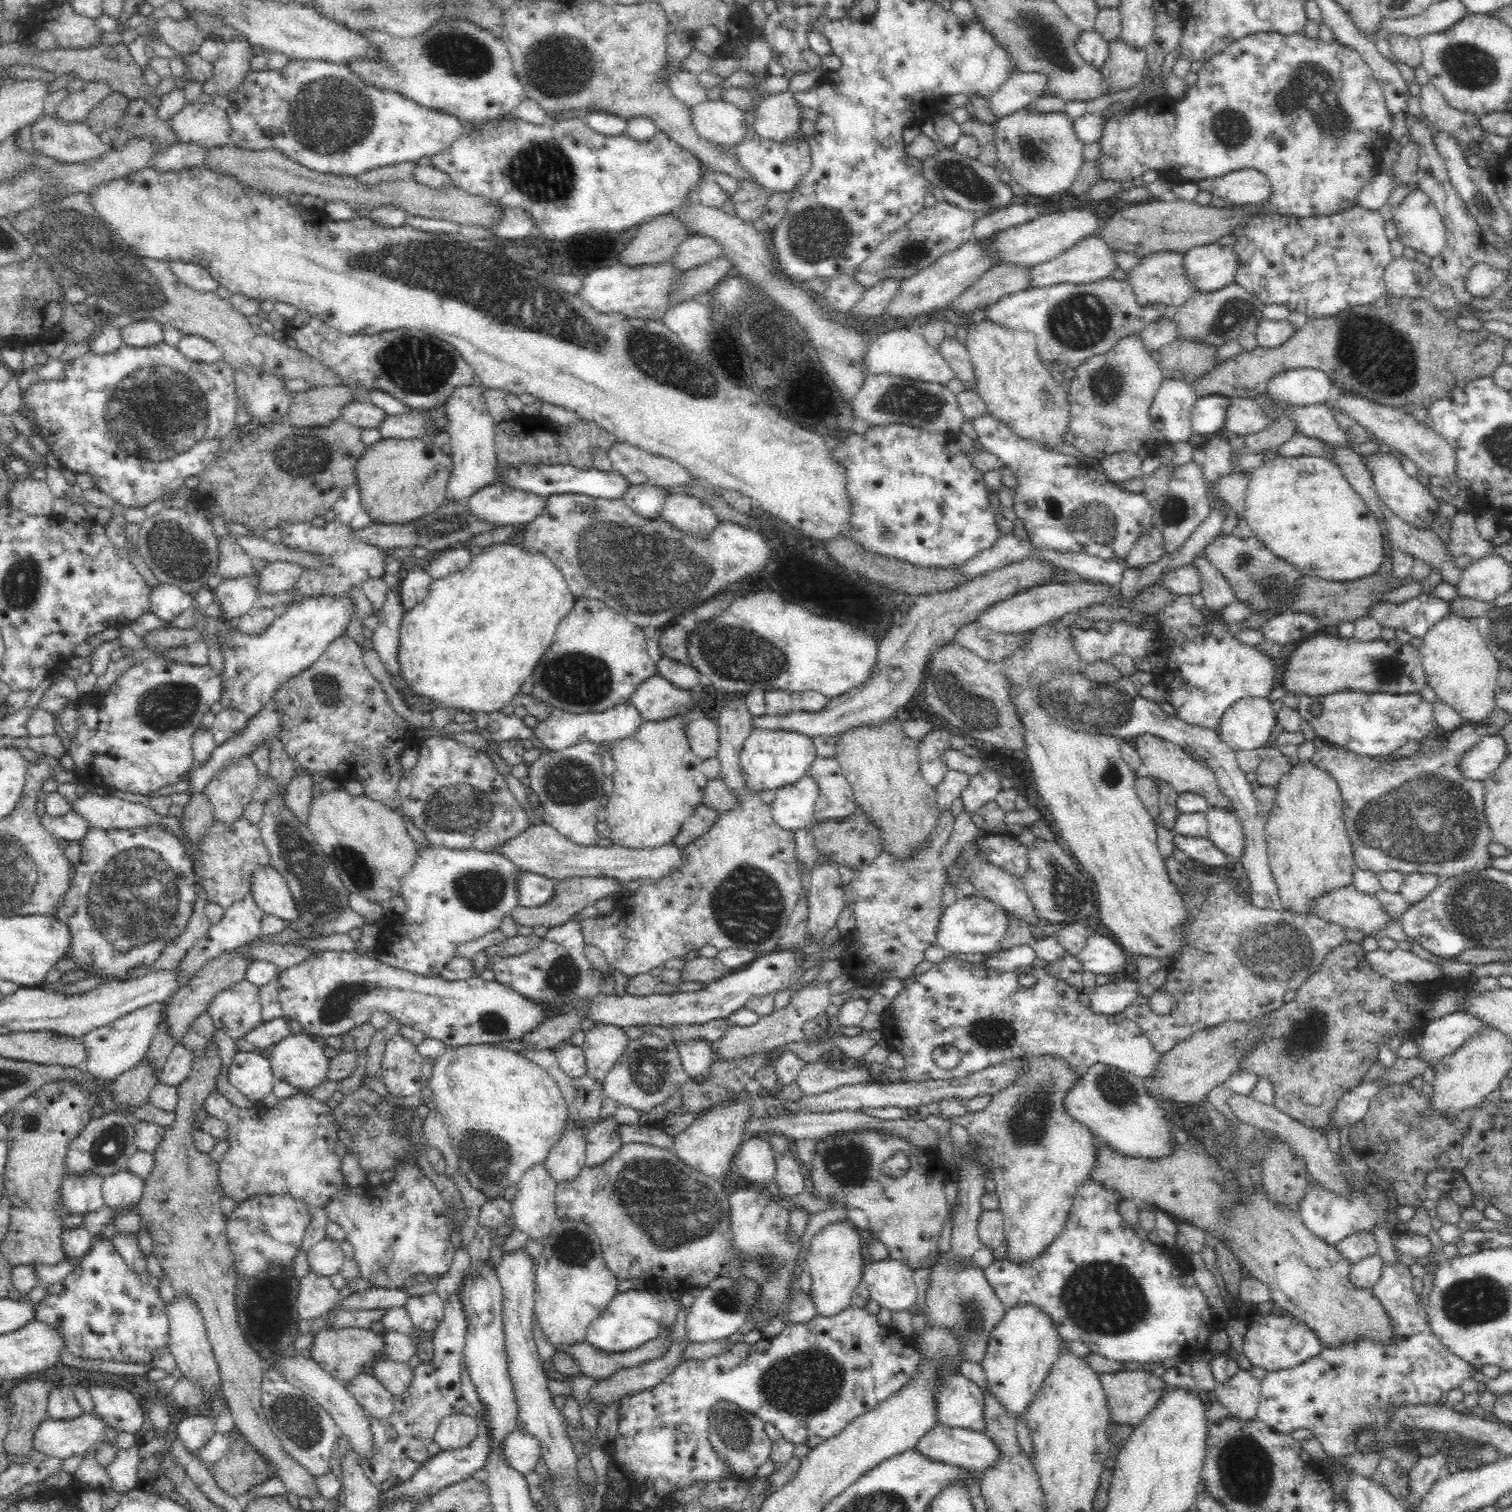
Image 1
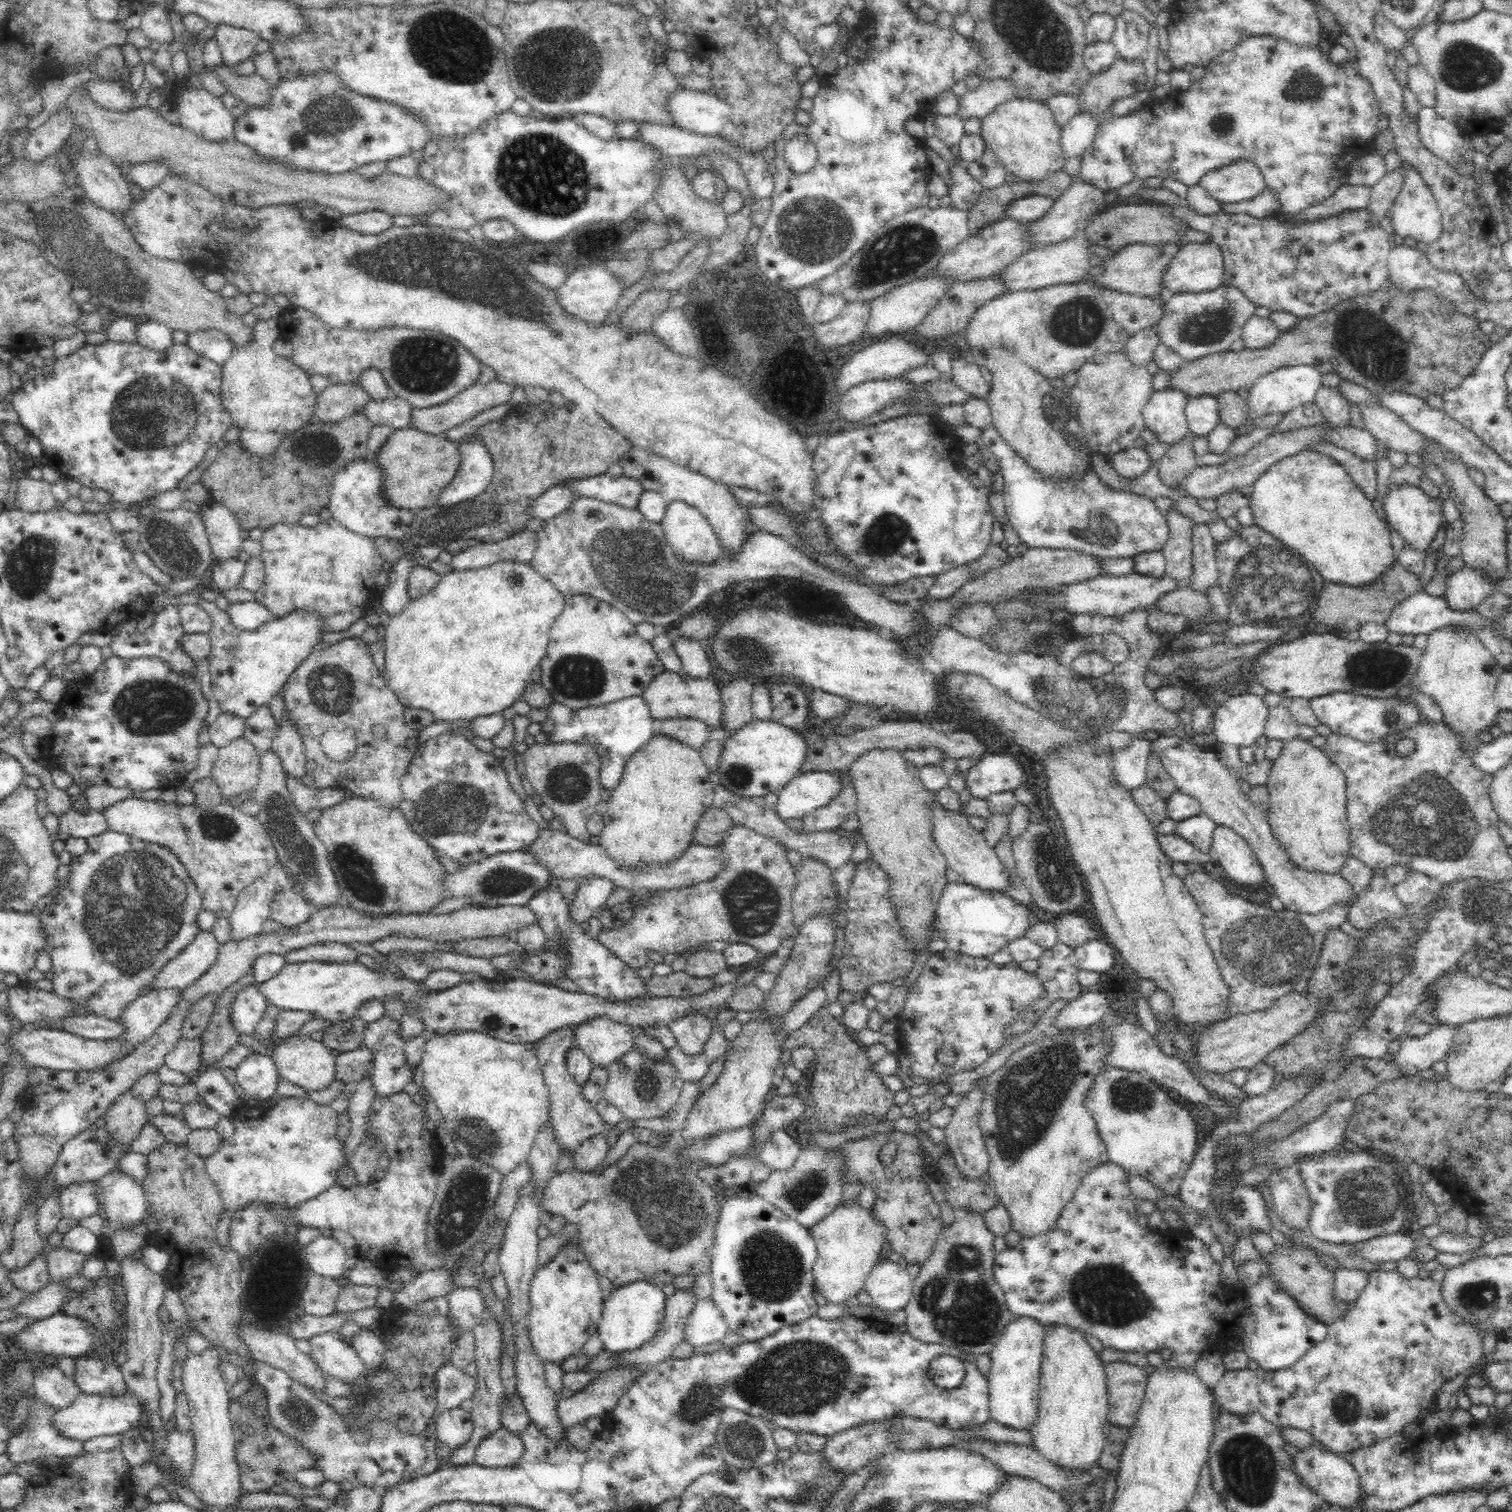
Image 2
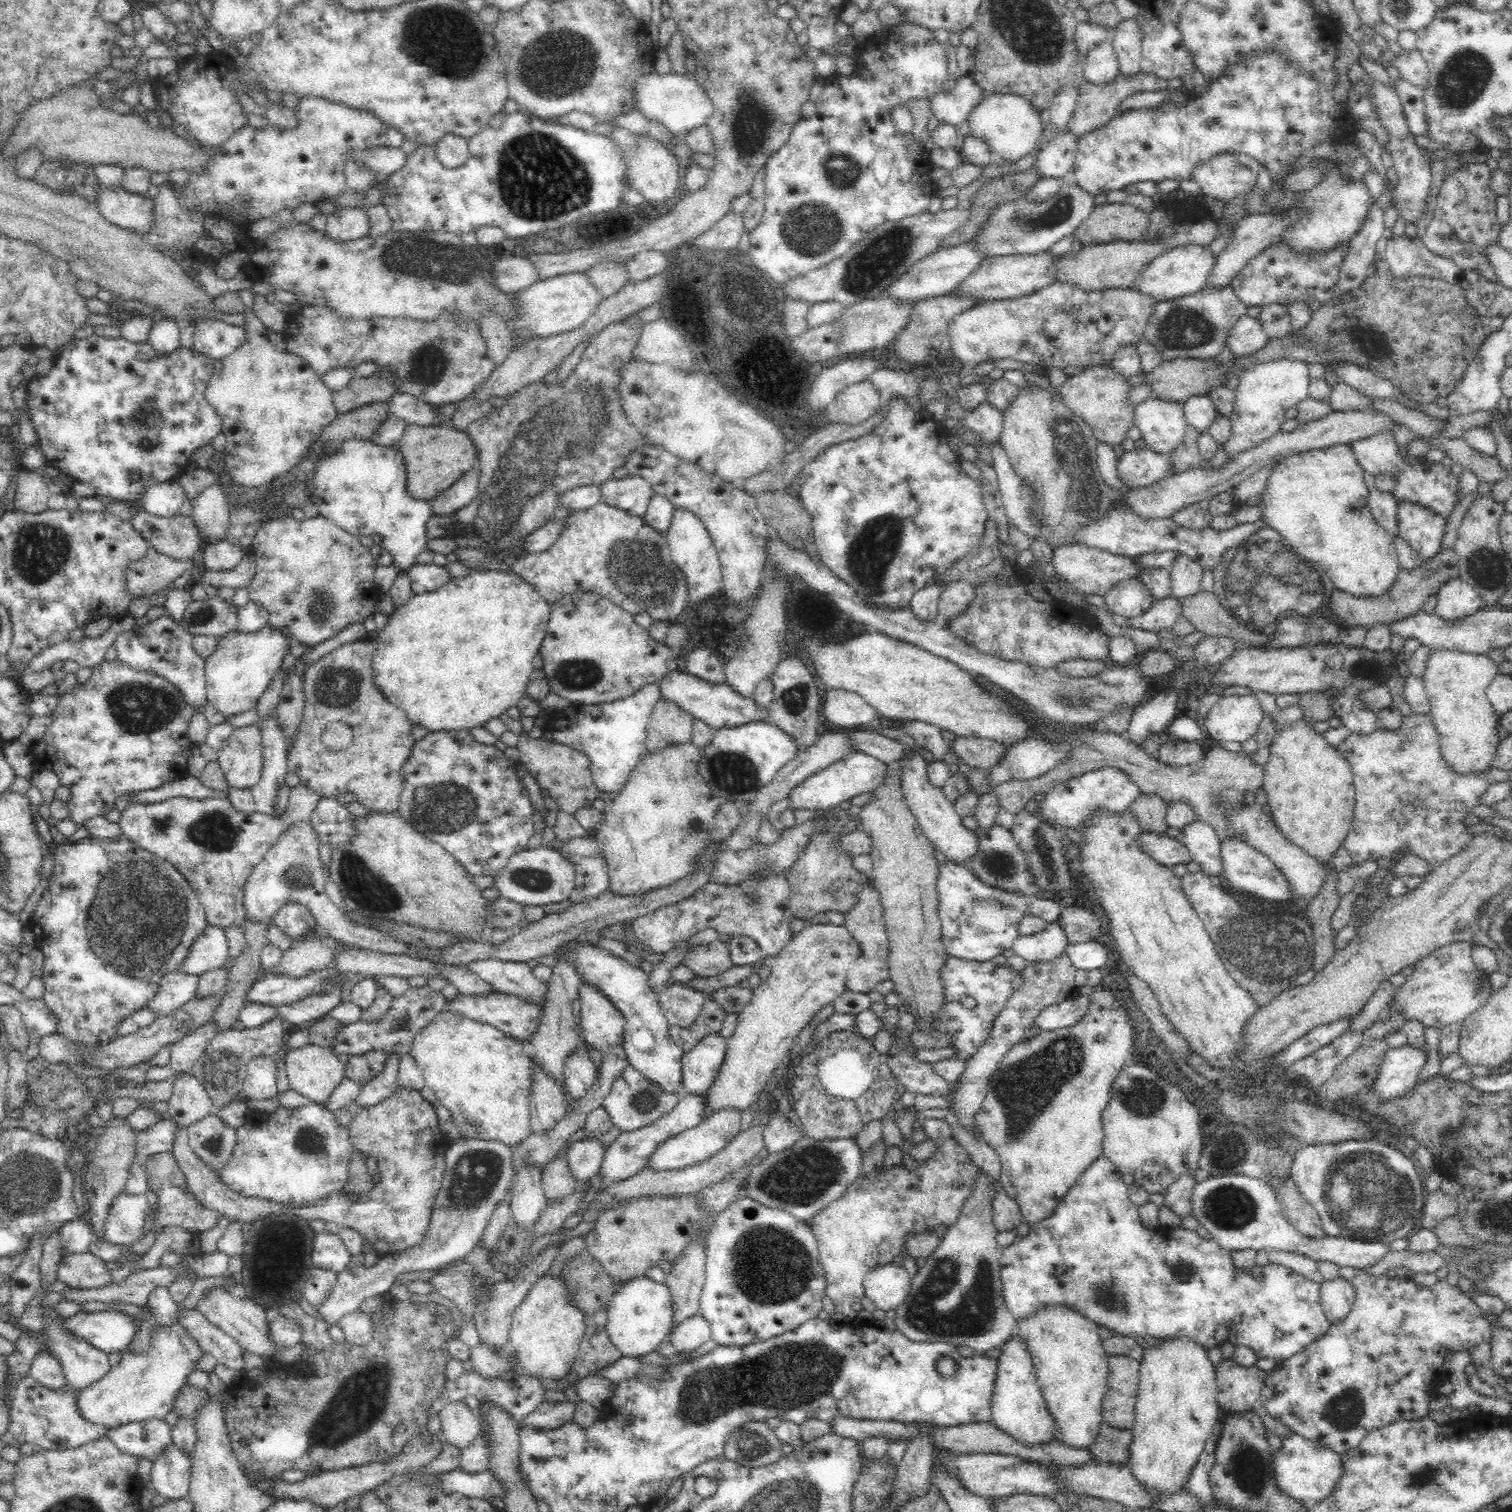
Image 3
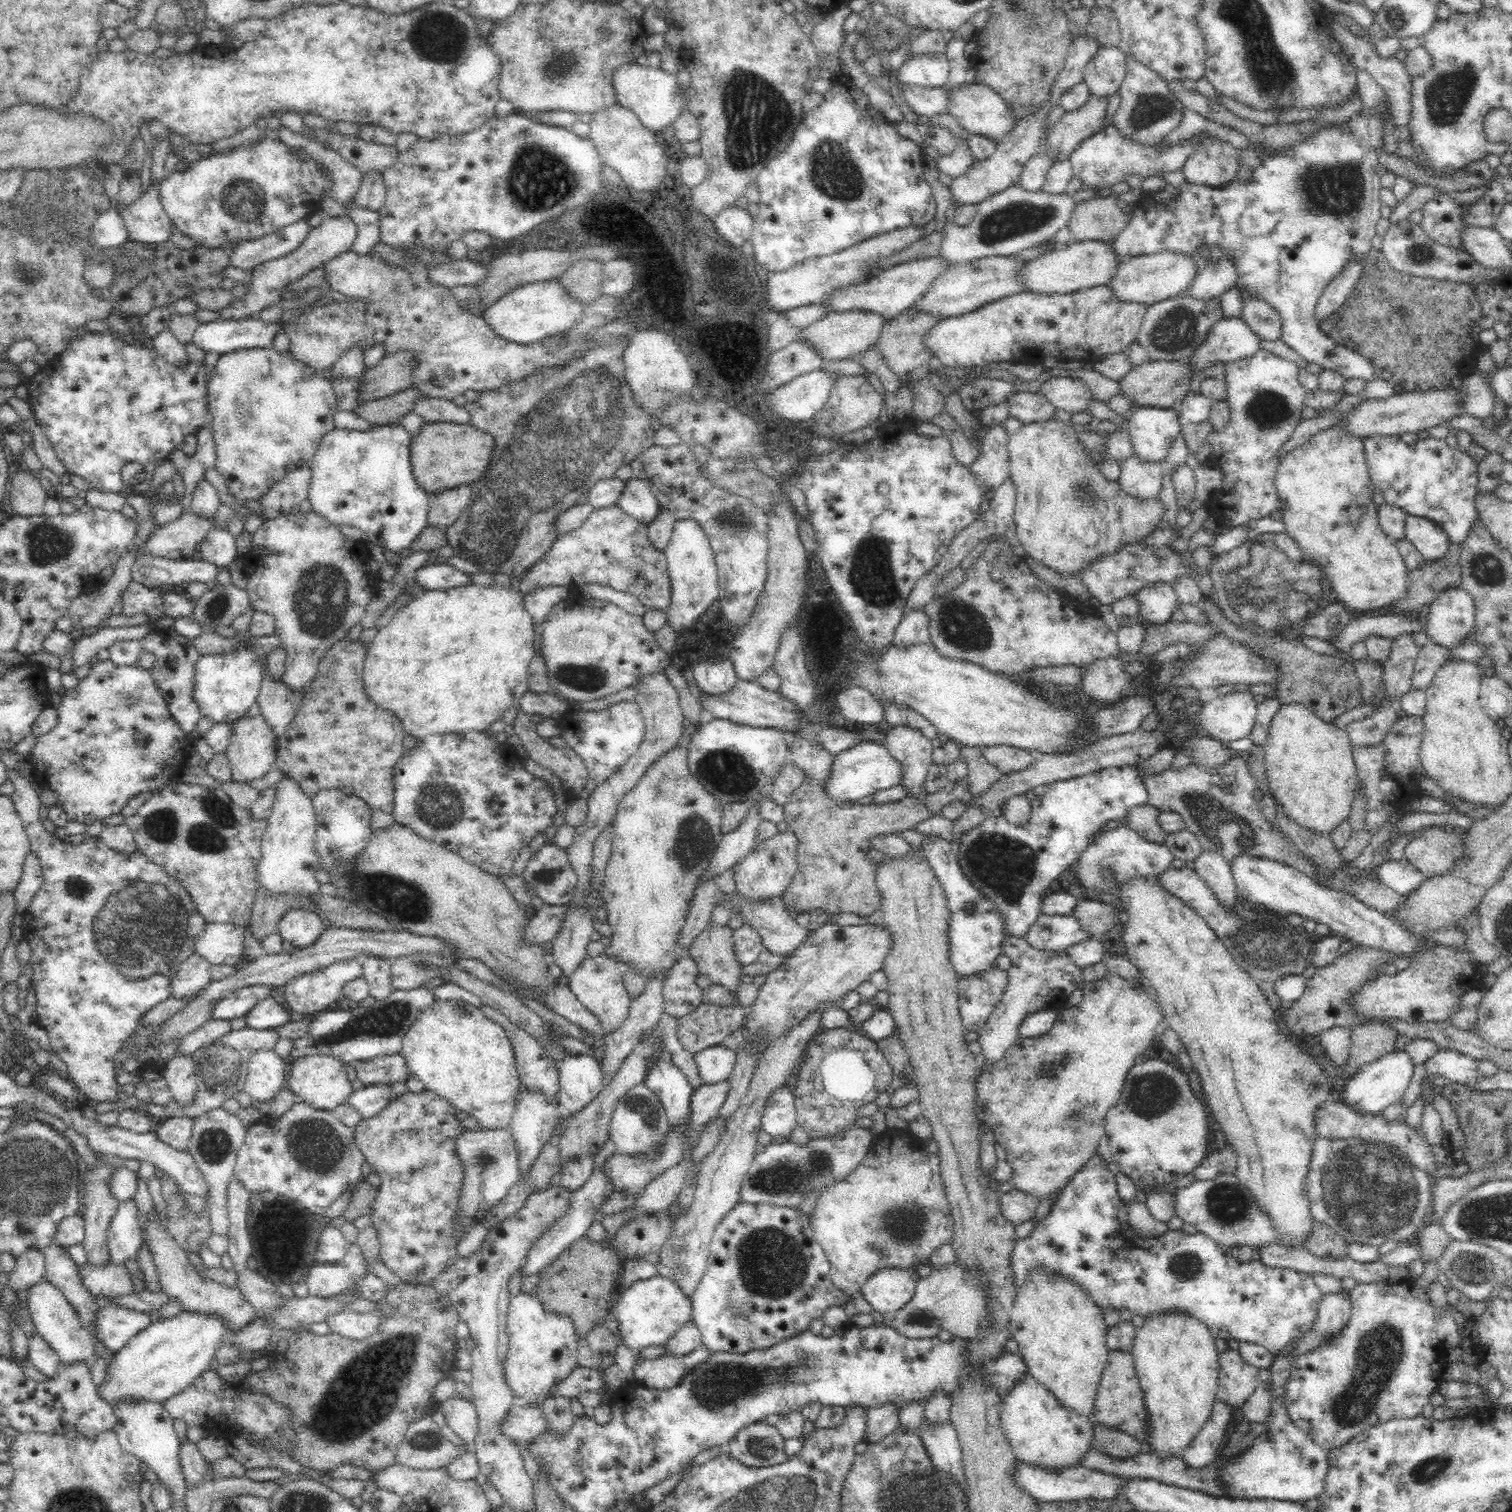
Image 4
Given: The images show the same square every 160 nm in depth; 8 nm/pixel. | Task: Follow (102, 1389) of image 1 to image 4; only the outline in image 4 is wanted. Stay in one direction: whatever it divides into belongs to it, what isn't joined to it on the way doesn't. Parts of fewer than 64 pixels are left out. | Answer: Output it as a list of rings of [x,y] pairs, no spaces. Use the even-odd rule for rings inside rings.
[[[42,1279],[29,1288],[27,1308],[38,1335],[58,1355],[59,1363],[64,1365],[76,1363],[92,1365],[98,1358],[97,1345],[89,1330],[82,1326],[76,1310],[70,1305],[63,1292],[60,1292],[60,1289],[56,1288],[50,1281]]]

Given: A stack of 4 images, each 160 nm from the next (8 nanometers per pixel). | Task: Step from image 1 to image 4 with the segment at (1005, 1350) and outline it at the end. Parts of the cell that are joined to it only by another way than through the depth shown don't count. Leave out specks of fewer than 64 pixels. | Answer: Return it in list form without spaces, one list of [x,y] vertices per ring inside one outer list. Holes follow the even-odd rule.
[[[1029,1372],[1020,1376],[1020,1380],[1012,1384],[1012,1388],[1002,1397],[1000,1422],[1017,1460],[1048,1470],[1080,1465],[1080,1458],[1091,1447],[1094,1438],[1094,1422],[1088,1421],[1084,1415],[1074,1415],[1064,1409],[1058,1399]]]

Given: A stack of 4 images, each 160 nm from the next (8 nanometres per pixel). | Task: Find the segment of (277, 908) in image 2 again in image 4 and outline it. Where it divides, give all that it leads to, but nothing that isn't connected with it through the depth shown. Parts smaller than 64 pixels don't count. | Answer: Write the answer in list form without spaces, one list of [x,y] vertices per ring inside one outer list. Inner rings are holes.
[[[292,908],[281,916],[277,932],[284,941],[302,947],[312,944],[325,928],[318,913],[309,908]]]

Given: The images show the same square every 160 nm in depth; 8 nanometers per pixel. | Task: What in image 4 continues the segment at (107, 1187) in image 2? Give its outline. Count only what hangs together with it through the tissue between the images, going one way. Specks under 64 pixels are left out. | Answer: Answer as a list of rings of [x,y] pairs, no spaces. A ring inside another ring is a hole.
[[[134,1198],[122,1200],[107,1230],[107,1245],[111,1262],[123,1264],[126,1258],[135,1260],[142,1244],[139,1208]]]

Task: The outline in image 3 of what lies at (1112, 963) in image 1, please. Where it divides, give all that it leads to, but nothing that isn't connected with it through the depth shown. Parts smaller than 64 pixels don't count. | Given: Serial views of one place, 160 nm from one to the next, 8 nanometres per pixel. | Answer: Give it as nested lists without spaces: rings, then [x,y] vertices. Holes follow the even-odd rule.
[[[1096,940],[1076,944],[1067,943],[1065,953],[1079,973],[1100,969],[1107,961],[1106,945]]]

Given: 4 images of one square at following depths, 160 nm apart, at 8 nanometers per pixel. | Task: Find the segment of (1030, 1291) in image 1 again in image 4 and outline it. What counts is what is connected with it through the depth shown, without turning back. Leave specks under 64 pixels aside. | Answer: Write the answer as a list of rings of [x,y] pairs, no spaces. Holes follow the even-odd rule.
[[[1096,1155],[1091,1160],[1088,1160],[1082,1169],[1080,1169],[1058,1192],[1055,1200],[1050,1206],[1049,1215],[1044,1219],[1036,1222],[1033,1231],[1022,1239],[1017,1239],[1012,1254],[1008,1258],[1008,1266],[1012,1269],[1012,1283],[1019,1291],[1020,1287],[1025,1283],[1032,1271],[1044,1271],[1044,1275],[1060,1275],[1062,1279],[1068,1279],[1072,1283],[1078,1283],[1080,1289],[1084,1289],[1087,1297],[1093,1301],[1098,1309],[1102,1310],[1116,1310],[1121,1308],[1130,1310],[1133,1314],[1143,1318],[1143,1320],[1159,1317],[1168,1313],[1176,1313],[1182,1317],[1192,1317],[1204,1323],[1204,1326],[1209,1328],[1212,1339],[1237,1340],[1239,1342],[1254,1343],[1266,1348],[1273,1355],[1278,1354],[1290,1346],[1294,1346],[1296,1342],[1303,1339],[1308,1333],[1313,1331],[1317,1319],[1317,1310],[1324,1292],[1320,1290],[1319,1285],[1314,1282],[1310,1274],[1305,1272],[1298,1272],[1290,1270],[1289,1268],[1274,1268],[1262,1261],[1239,1261],[1231,1251],[1230,1247],[1218,1244],[1215,1240],[1208,1238],[1205,1234],[1198,1231],[1194,1235],[1190,1235],[1182,1229],[1168,1229],[1168,1232],[1157,1237],[1143,1237],[1138,1234],[1129,1223],[1129,1205],[1120,1198],[1115,1175],[1108,1169],[1108,1161],[1102,1156]]]

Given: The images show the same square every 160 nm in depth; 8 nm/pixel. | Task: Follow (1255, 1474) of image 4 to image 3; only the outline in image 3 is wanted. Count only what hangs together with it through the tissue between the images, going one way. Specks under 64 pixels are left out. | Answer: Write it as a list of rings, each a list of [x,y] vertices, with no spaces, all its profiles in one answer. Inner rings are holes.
[[[1292,1433],[1282,1438],[1282,1448],[1273,1452],[1273,1473],[1278,1488],[1284,1495],[1300,1501],[1308,1510],[1336,1492],[1335,1486],[1343,1475],[1341,1455],[1322,1443],[1310,1442],[1299,1434]]]

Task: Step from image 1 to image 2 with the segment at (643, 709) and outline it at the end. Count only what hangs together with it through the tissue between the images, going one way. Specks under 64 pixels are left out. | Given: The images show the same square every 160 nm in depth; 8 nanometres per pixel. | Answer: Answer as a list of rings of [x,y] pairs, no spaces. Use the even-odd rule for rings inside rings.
[[[662,672],[658,674],[641,695],[653,719],[668,720],[674,718],[700,719],[716,730],[720,730],[721,681],[716,677],[697,679],[682,673]]]

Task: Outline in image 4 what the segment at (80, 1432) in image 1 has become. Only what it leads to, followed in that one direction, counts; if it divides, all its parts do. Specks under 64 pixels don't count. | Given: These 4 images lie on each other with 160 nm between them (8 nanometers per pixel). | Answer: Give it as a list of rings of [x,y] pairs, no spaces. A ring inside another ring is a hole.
[[[183,1311],[170,1318],[154,1320],[143,1331],[140,1331],[114,1354],[112,1362],[105,1370],[102,1384],[96,1386],[96,1393],[112,1409],[124,1401],[152,1401],[163,1404],[165,1400],[182,1392],[190,1386],[202,1372],[208,1370],[216,1346],[222,1342],[222,1336],[228,1334],[224,1321],[218,1315],[202,1315]]]

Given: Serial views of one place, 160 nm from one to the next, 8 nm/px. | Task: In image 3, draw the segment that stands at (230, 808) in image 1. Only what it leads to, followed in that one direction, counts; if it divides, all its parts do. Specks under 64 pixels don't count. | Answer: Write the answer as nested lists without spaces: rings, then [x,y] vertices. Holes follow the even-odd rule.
[[[236,725],[220,751],[217,761],[228,788],[253,787],[261,776],[263,766],[261,730],[256,725]]]

